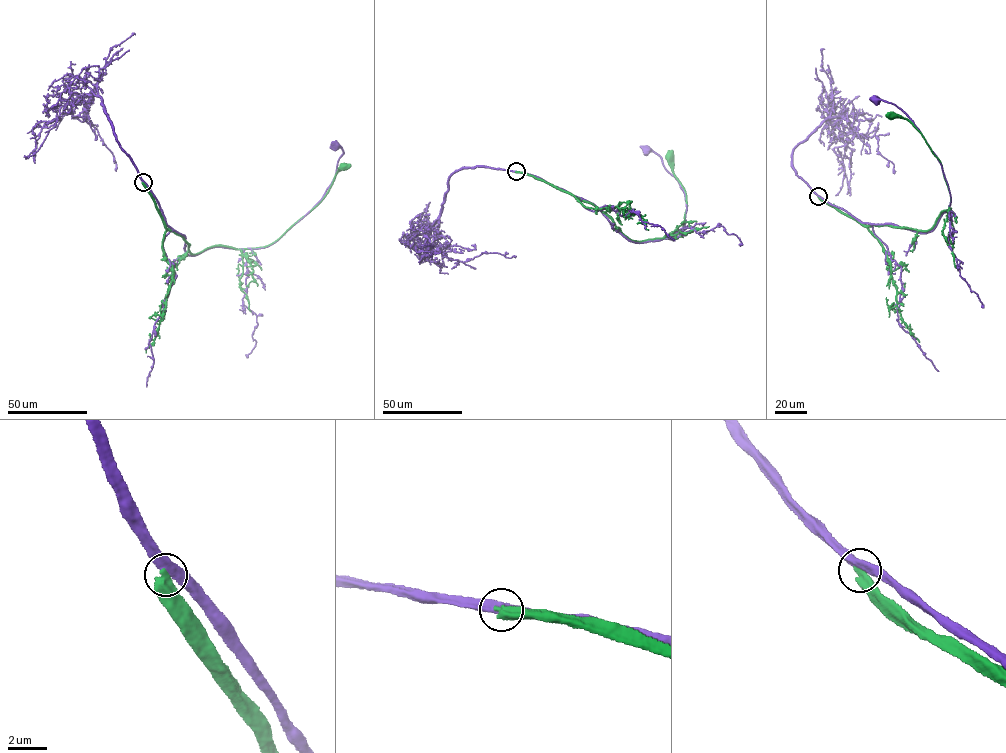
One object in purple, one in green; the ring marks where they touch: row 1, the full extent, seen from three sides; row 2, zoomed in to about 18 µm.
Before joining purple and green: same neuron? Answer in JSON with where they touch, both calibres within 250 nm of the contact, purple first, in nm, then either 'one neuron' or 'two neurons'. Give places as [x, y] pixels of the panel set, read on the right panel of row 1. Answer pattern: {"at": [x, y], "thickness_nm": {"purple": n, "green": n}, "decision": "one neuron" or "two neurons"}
{"at": [818, 196], "thickness_nm": {"purple": 440, "green": 550}, "decision": "two neurons"}

